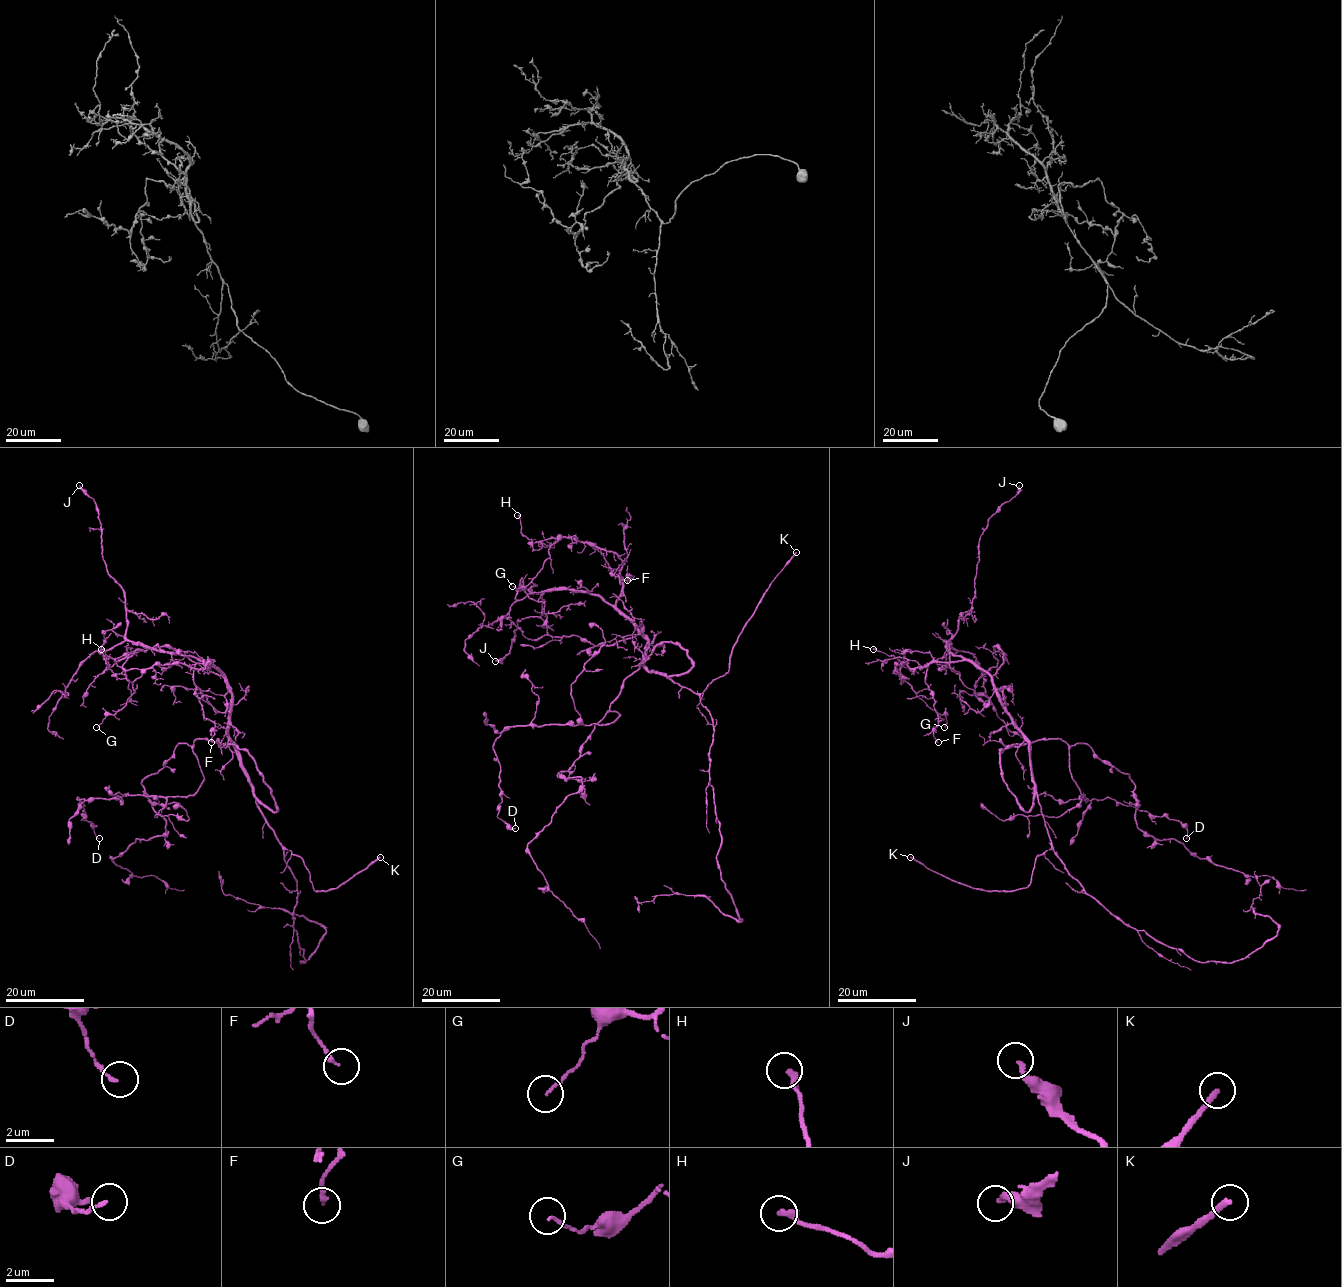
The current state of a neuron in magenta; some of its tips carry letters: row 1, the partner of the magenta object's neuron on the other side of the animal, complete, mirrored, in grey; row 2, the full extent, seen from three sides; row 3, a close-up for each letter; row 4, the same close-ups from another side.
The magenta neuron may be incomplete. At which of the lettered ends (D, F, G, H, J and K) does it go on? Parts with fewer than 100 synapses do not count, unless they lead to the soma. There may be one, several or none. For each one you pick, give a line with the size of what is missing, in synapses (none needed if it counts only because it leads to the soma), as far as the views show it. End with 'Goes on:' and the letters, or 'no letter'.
Goes on: K

